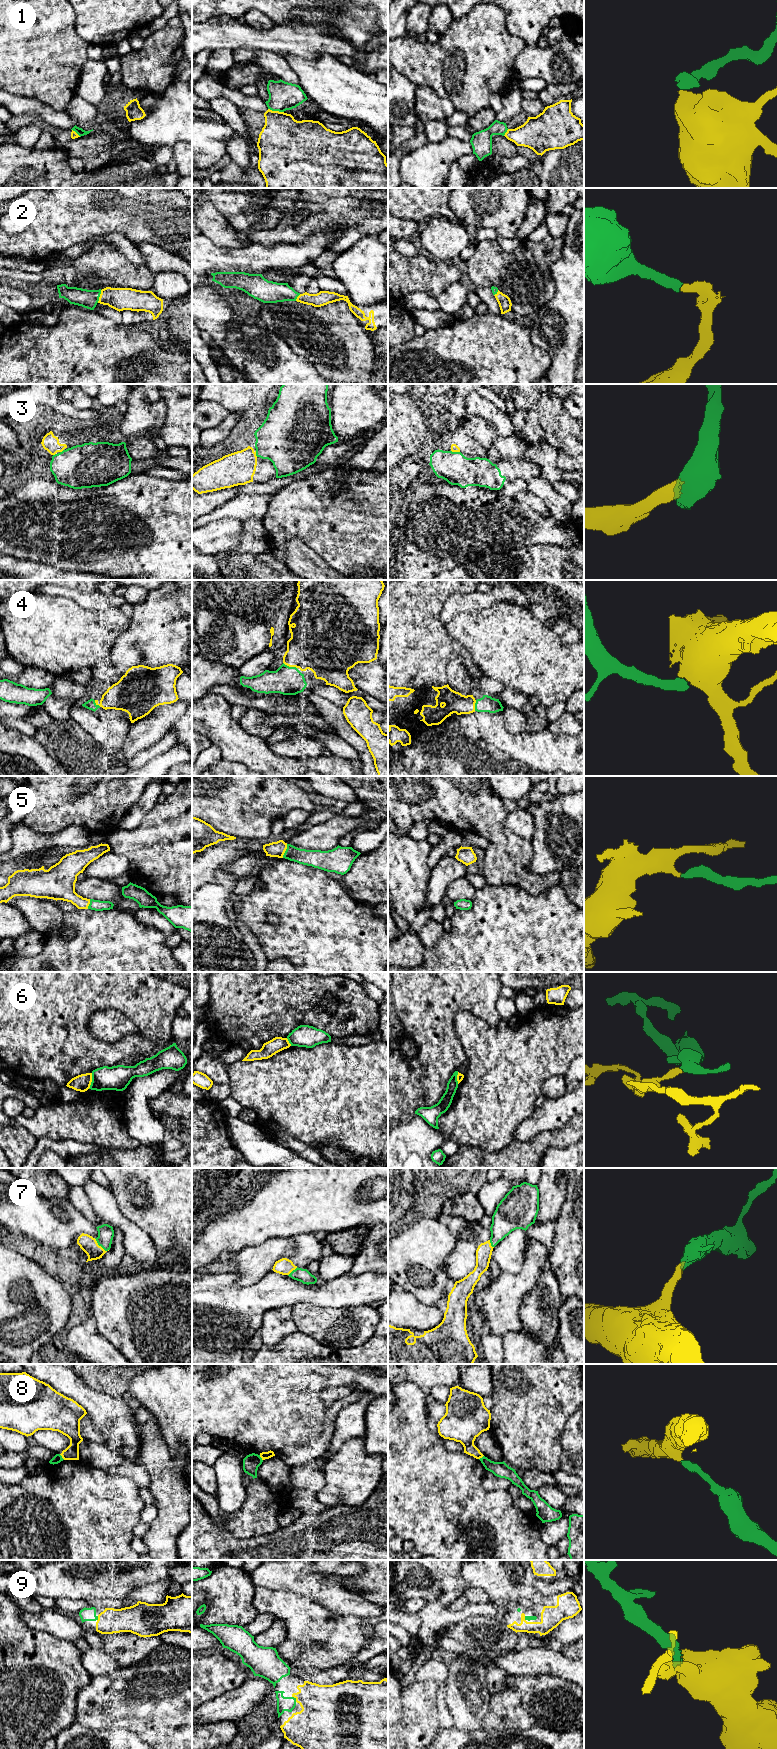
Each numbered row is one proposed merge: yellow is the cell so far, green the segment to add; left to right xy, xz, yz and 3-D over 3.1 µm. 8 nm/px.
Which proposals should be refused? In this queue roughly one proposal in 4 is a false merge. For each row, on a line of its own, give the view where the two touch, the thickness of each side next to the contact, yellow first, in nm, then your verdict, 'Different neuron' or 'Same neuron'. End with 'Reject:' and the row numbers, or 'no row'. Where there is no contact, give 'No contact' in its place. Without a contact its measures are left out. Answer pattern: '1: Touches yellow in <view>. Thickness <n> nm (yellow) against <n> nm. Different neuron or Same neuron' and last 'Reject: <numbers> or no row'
1: Touches yellow in xz. Thickness 400 nm (yellow) against 220 nm. Different neuron
2: Touches yellow in xy. Thickness 180 nm (yellow) against 150 nm. Same neuron
3: Touches yellow in yz. Thickness 60 nm (yellow) against 240 nm. Different neuron
4: Touches yellow in xz. Thickness 380 nm (yellow) against 220 nm. Same neuron
5: Touches yellow in xz. Thickness 130 nm (yellow) against 140 nm. Same neuron
6: Touches yellow in xy. Thickness 130 nm (yellow) against 190 nm. Different neuron
7: Touches yellow in xy. Thickness 140 nm (yellow) against 130 nm. Same neuron
8: Touches yellow in xy. Thickness 160 nm (yellow) against 70 nm. Different neuron
9: Touches yellow in xz. Thickness 380 nm (yellow) against 110 nm. Same neuron
Reject: 1, 3, 6, 8

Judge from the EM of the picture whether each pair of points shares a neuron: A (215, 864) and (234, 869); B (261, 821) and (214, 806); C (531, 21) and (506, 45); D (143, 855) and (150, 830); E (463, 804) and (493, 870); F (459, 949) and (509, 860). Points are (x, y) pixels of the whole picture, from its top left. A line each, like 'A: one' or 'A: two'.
A: two
B: one
C: two
D: one
E: one
F: two

